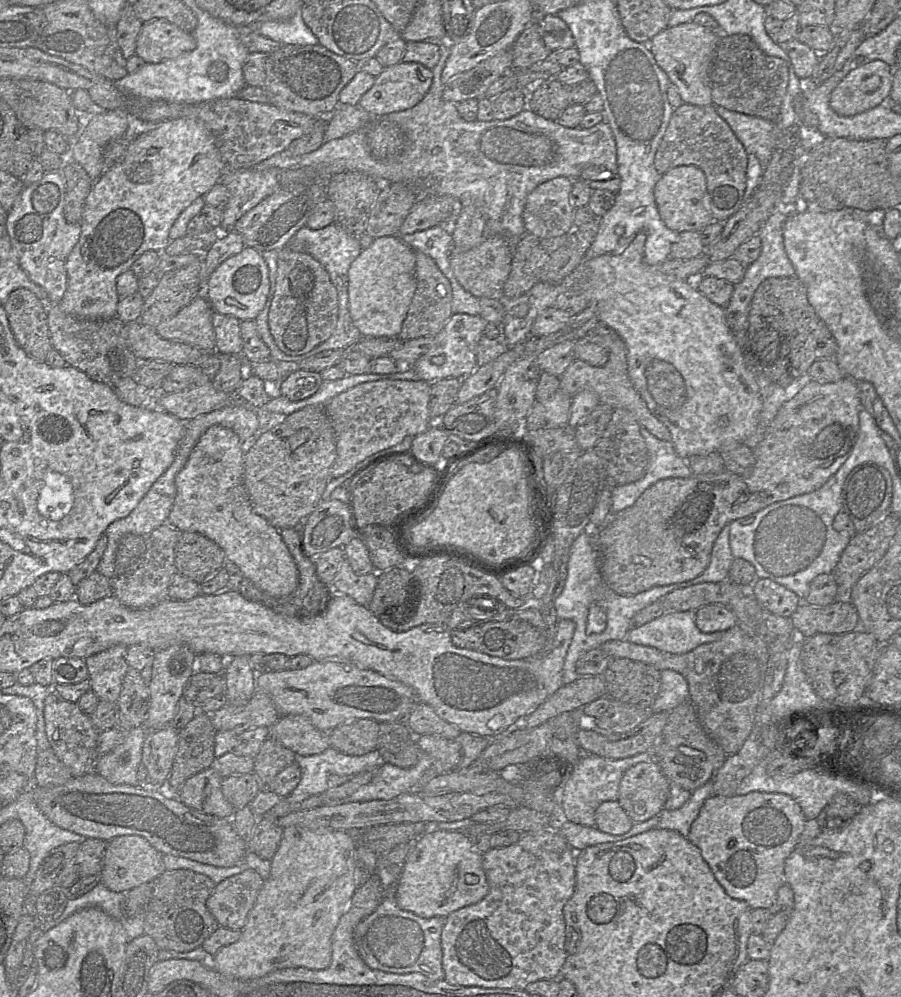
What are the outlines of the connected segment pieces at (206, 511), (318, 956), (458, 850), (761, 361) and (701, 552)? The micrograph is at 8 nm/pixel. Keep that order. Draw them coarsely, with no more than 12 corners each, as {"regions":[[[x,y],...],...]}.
{"regions":[[[210,426],[176,475],[167,523],[213,540],[260,590],[299,573],[252,508],[245,446]],[[284,828],[240,939],[239,980],[328,968],[357,840]],[[430,828],[411,845],[397,904],[433,918],[489,892],[466,833]],[[797,277],[756,289],[741,352],[786,388],[837,342]],[[848,376],[781,406],[747,475],[663,479],[592,528],[619,595],[709,565],[724,526],[850,456]]]}

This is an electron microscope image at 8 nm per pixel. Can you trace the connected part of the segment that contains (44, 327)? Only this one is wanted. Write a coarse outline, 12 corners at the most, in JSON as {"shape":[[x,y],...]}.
{"shape":[[27,288],[3,305],[18,345],[44,362],[47,304]]}

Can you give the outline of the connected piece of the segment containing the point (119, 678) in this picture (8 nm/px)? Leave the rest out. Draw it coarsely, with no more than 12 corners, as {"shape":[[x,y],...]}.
{"shape":[[118,644],[85,659],[90,690],[116,704],[129,668]]}

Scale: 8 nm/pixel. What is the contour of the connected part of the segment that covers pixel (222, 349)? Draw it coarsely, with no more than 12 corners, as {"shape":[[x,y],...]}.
{"shape":[[213,313],[217,352],[242,356],[240,322]]}

